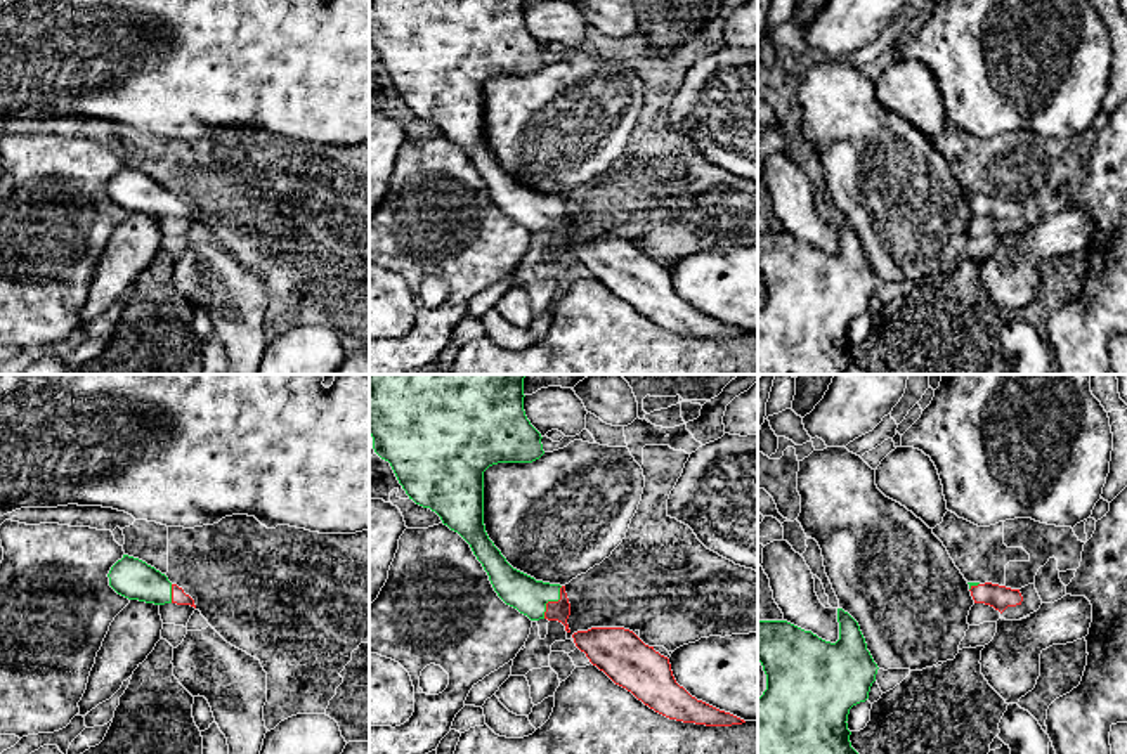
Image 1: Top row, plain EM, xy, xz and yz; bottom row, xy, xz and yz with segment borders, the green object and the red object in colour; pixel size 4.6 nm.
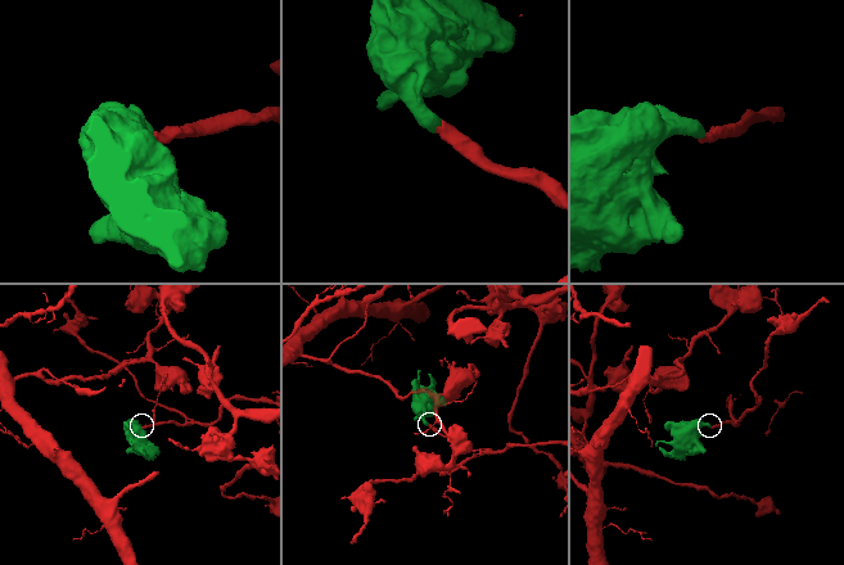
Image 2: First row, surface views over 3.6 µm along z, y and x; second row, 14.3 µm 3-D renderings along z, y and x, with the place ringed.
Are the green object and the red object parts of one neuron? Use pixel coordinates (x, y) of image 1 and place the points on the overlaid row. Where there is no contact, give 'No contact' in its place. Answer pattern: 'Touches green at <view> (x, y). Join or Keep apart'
Touches green at xz (552, 600). Join

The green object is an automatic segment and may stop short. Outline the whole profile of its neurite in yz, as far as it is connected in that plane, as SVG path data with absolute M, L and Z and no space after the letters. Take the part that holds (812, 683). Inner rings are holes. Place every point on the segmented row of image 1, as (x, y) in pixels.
M837 608L839 640L825 641L787 621L758 621L758 660L766 674L766 690L758 697L758 754L858 754L850 742L850 709L869 699L877 664L867 650L858 622Z

